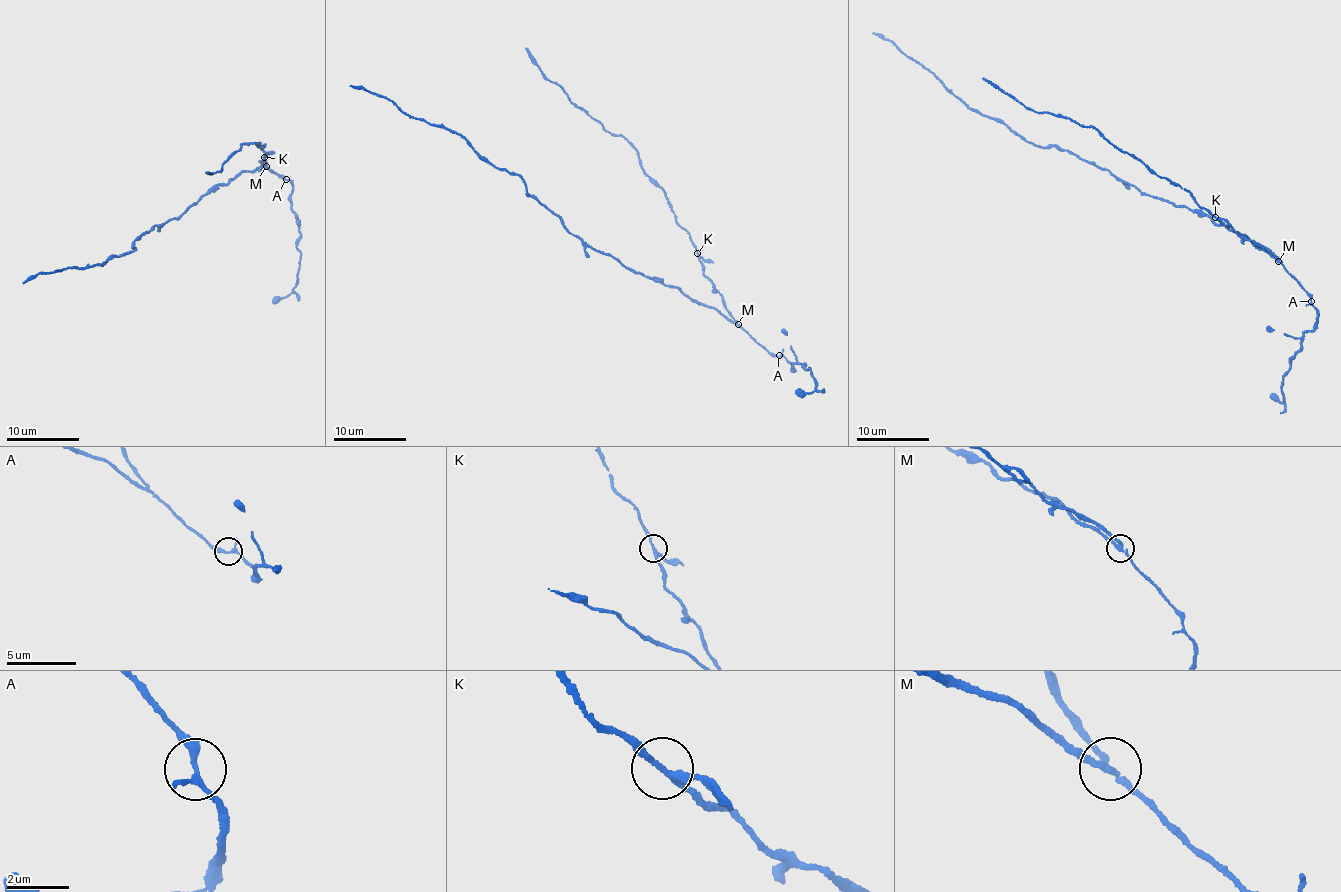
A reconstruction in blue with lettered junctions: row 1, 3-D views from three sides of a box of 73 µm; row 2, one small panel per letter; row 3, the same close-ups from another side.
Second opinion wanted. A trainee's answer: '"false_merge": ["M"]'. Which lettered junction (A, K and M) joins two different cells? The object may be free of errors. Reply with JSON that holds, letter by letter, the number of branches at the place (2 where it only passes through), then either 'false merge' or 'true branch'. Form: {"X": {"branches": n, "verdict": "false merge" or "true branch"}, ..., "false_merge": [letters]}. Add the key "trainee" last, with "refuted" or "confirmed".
{"A": {"branches": 3, "verdict": "true branch"}, "K": {"branches": 3, "verdict": "true branch"}, "M": {"branches": 3, "verdict": "false merge"}, "false_merge": ["M"], "trainee": "confirmed"}

